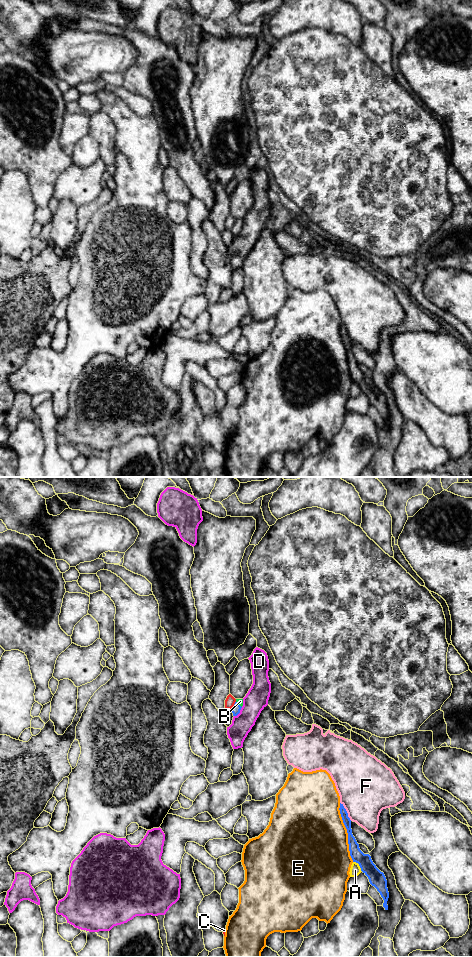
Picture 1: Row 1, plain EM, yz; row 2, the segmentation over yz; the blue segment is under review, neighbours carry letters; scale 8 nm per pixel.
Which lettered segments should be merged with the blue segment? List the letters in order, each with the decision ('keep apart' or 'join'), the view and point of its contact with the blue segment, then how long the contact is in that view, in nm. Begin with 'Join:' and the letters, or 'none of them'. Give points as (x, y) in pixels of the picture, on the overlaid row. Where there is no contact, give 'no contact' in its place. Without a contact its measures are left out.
Join: B
A: keep apart; meets blue in yz at (359, 865); contact 120 nm long
B: join; meets blue in yz at (238, 704); contact 70 nm long
C: keep apart; meets blue in yz at (234, 705); contact 80 nm long
D: keep apart; meets blue in yz at (239, 712); contact 100 nm long
E: keep apart; meets blue in yz at (347, 832); contact 480 nm long
F: keep apart; meets blue in yz at (346, 811); contact 180 nm long

